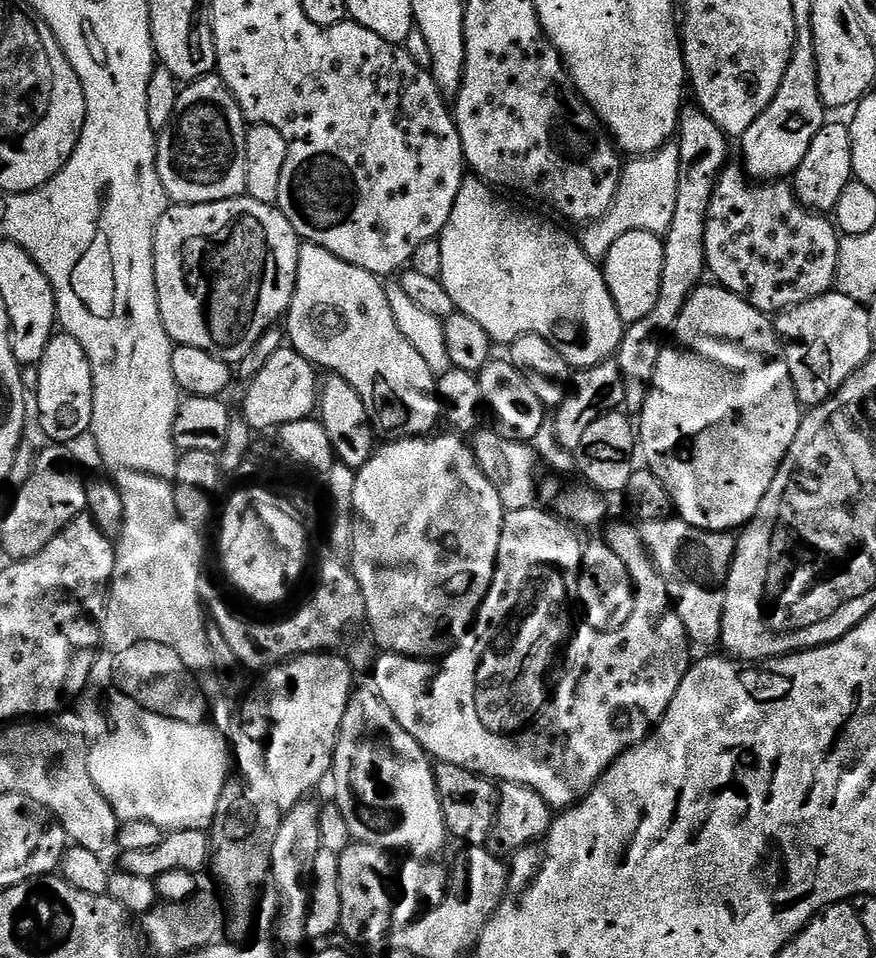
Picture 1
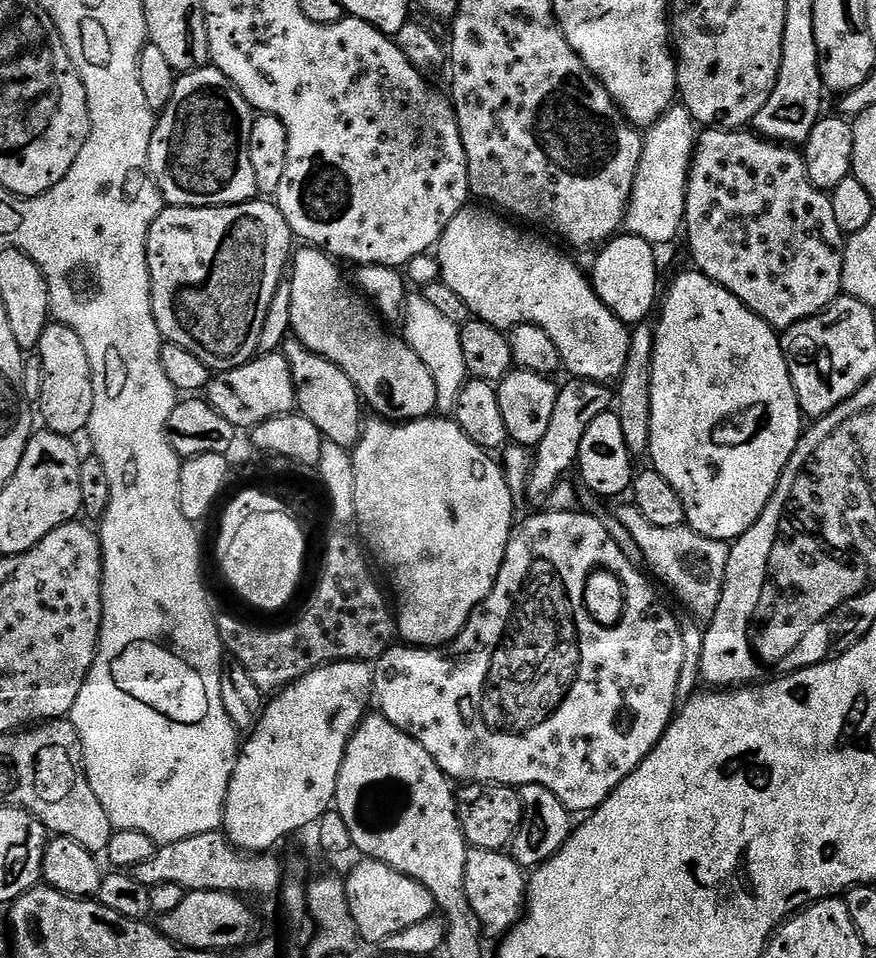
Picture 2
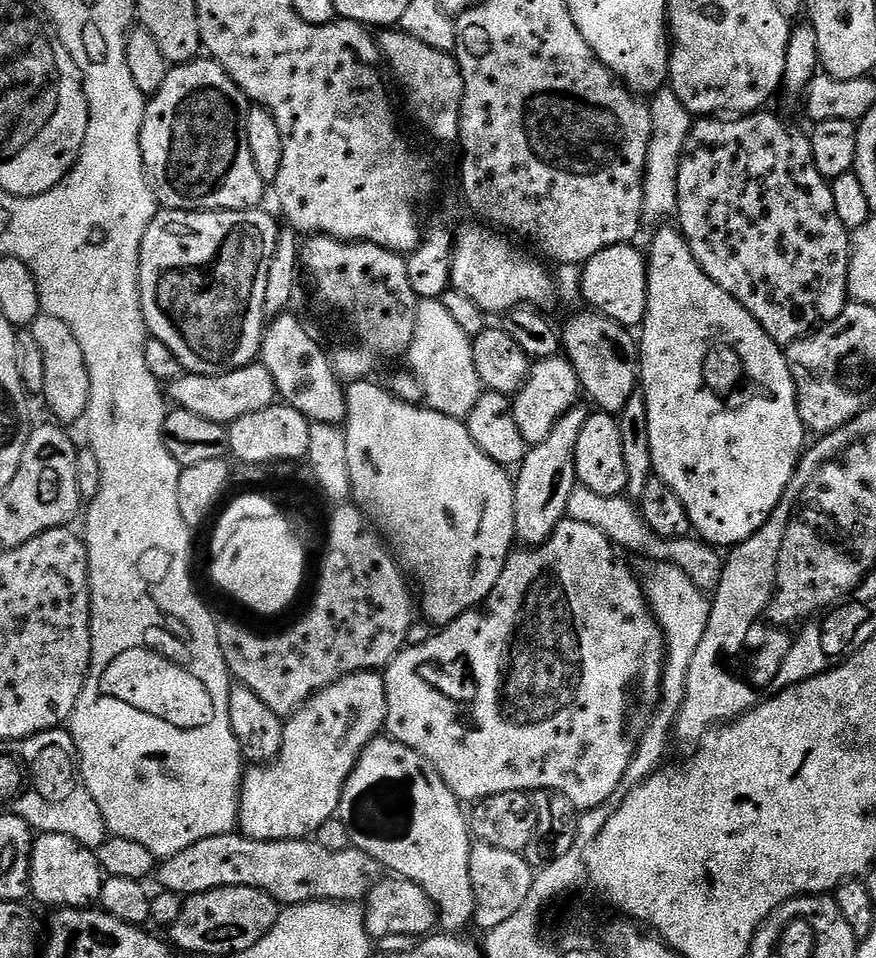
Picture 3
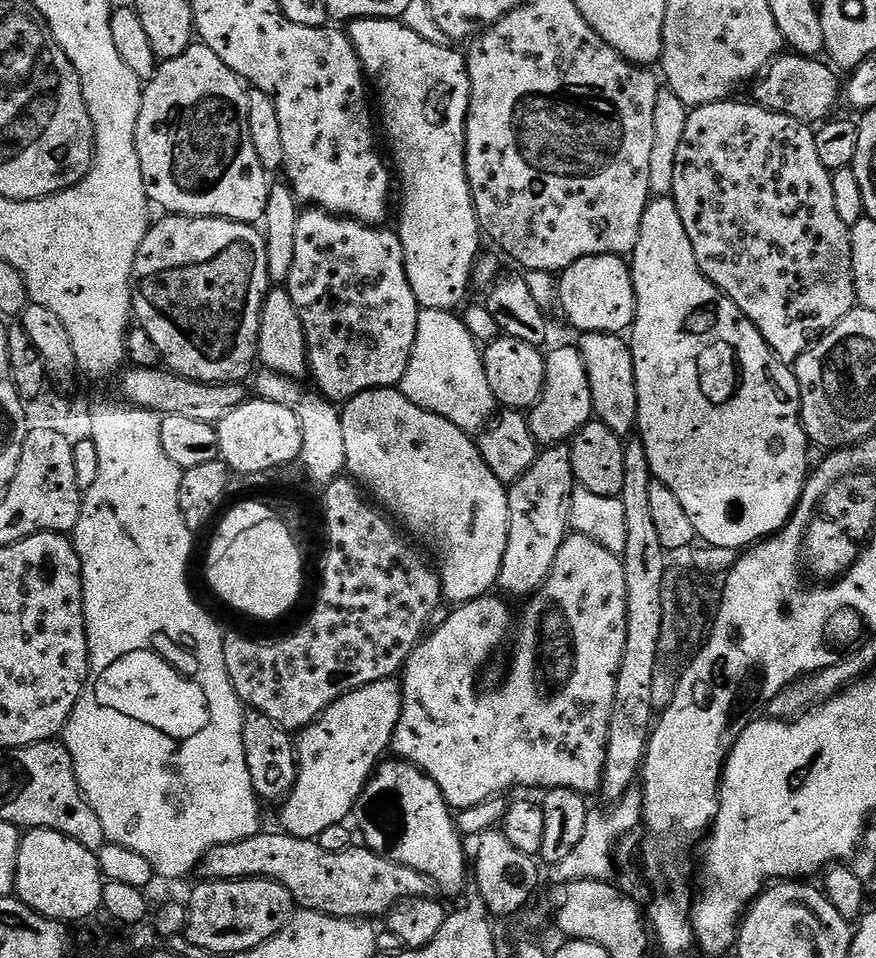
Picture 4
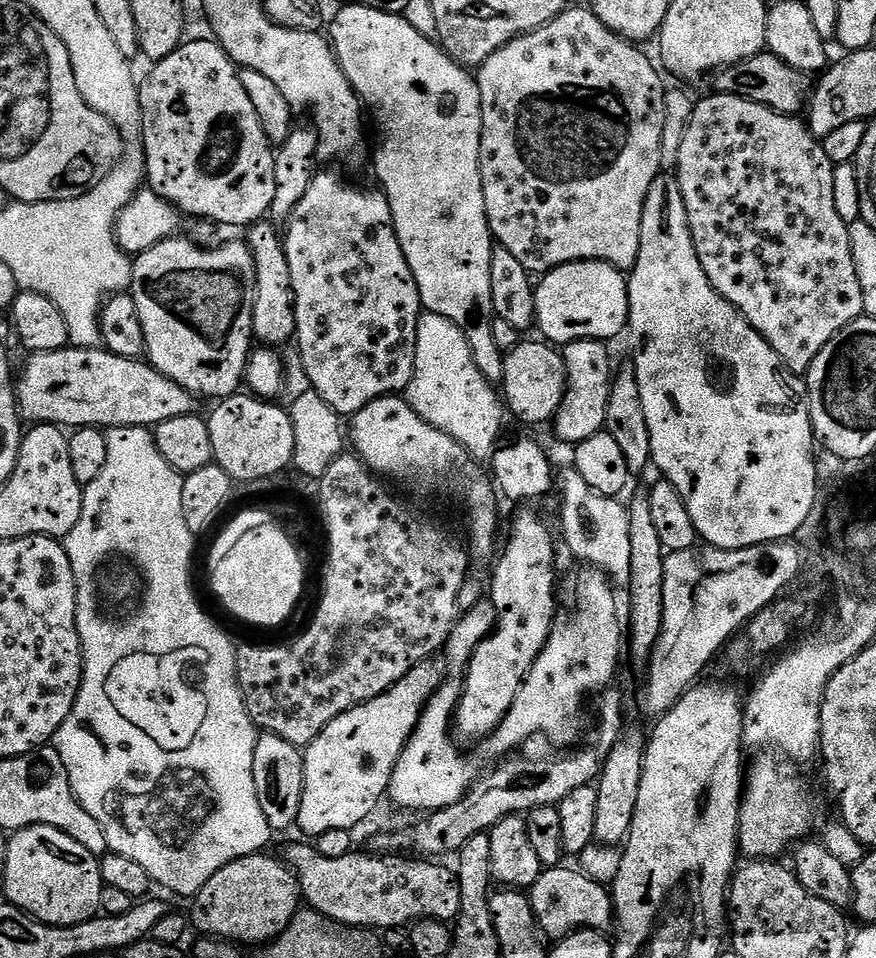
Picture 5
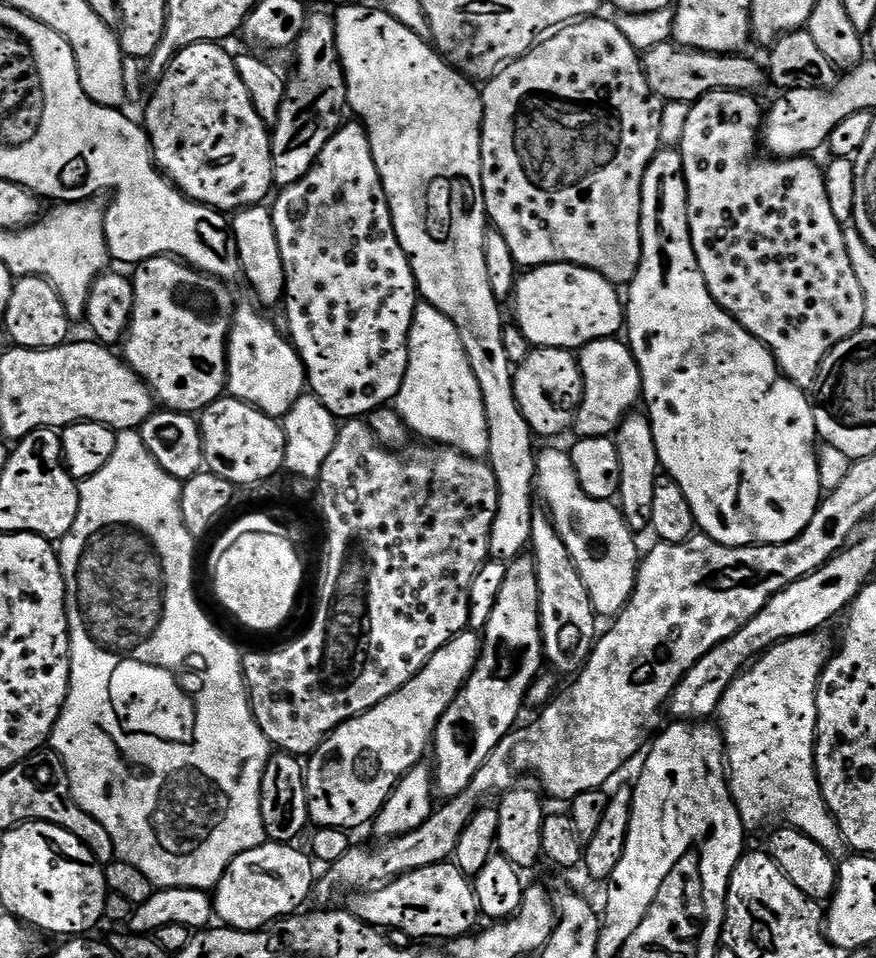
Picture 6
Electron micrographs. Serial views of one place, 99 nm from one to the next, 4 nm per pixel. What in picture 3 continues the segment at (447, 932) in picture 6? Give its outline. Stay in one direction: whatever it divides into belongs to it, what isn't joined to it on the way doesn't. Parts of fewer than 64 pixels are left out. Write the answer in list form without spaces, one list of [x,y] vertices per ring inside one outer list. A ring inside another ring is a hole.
[[[239,831],[218,834],[214,838],[202,838],[202,842],[194,842],[194,846],[186,846],[182,854],[174,854],[163,861],[154,873],[160,879],[159,887],[165,892],[173,892],[181,898],[197,896],[219,888],[257,888],[270,898],[274,898],[281,906],[305,904],[311,900],[338,900],[341,902],[360,902],[368,895],[376,881],[381,879],[380,863],[370,854],[357,848],[346,850],[326,850],[326,846],[316,843],[315,839],[302,840],[255,840]]]

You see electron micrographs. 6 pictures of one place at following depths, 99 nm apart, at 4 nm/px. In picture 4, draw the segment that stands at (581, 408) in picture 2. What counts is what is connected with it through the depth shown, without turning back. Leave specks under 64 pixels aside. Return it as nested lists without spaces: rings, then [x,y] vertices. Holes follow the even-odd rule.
[[[567,443],[548,446],[537,455],[534,466],[526,472],[521,480],[515,480],[508,488],[508,537],[506,554],[502,558],[502,570],[498,588],[501,593],[509,592],[512,596],[531,597],[544,585],[562,542],[570,535],[570,502],[574,490],[578,487],[576,475],[572,469],[572,449]]]

